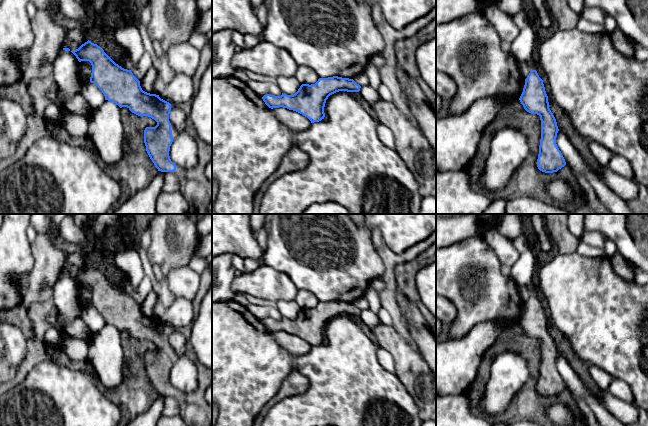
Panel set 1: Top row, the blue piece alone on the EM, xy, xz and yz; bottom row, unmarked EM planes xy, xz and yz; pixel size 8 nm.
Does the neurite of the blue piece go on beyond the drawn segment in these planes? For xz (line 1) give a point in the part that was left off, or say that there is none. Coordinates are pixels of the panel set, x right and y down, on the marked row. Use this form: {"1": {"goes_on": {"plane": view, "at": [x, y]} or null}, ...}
{"1": {"goes_on": null}}

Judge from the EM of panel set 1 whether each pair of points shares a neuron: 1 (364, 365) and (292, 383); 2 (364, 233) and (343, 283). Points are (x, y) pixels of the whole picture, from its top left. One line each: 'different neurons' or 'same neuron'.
1: different neurons
2: same neuron

